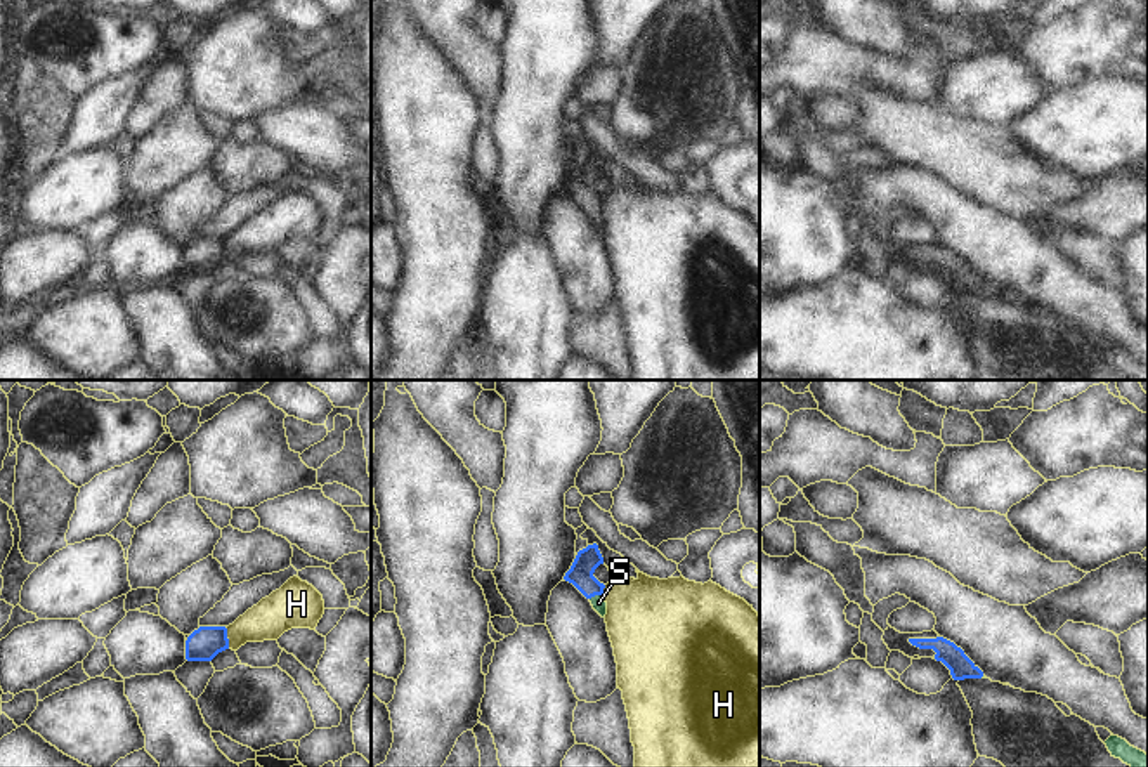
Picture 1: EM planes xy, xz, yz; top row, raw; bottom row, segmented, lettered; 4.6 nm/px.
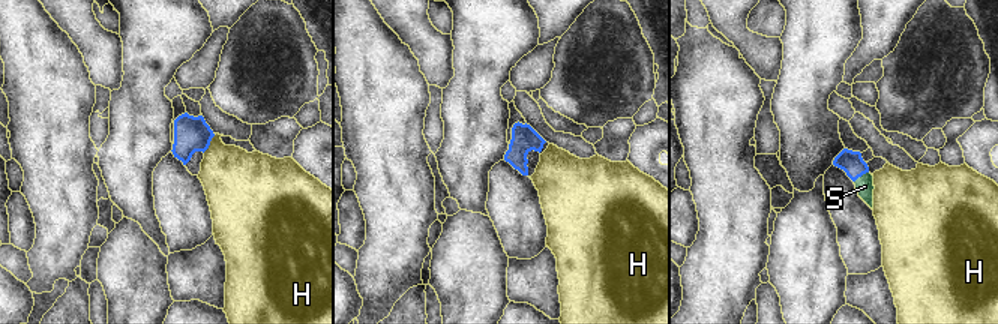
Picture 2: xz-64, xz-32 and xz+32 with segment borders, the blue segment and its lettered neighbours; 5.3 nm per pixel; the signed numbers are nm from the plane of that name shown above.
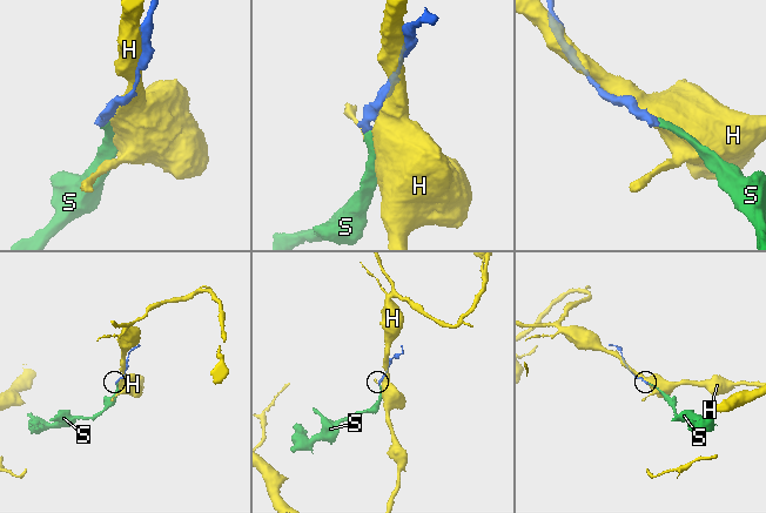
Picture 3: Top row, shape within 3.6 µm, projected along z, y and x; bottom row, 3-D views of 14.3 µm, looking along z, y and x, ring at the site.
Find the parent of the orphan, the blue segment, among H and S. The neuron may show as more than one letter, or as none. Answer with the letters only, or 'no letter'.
S.

